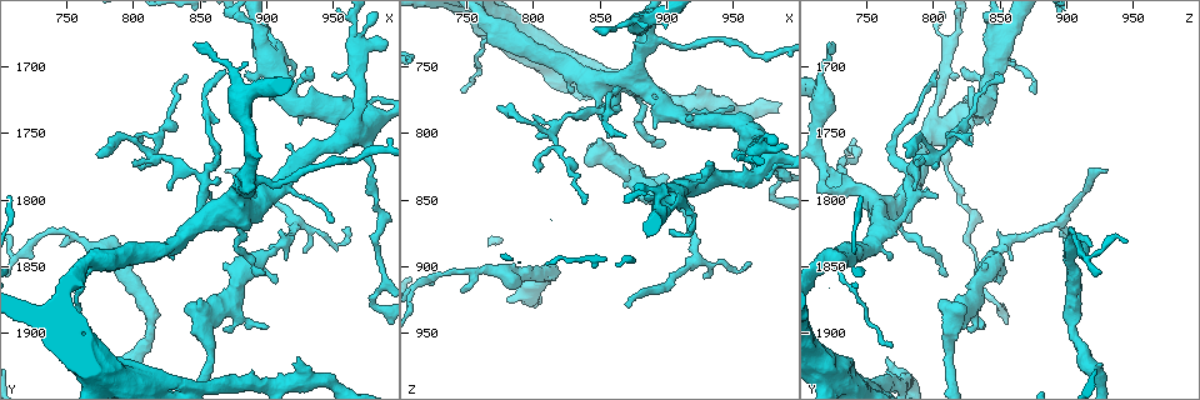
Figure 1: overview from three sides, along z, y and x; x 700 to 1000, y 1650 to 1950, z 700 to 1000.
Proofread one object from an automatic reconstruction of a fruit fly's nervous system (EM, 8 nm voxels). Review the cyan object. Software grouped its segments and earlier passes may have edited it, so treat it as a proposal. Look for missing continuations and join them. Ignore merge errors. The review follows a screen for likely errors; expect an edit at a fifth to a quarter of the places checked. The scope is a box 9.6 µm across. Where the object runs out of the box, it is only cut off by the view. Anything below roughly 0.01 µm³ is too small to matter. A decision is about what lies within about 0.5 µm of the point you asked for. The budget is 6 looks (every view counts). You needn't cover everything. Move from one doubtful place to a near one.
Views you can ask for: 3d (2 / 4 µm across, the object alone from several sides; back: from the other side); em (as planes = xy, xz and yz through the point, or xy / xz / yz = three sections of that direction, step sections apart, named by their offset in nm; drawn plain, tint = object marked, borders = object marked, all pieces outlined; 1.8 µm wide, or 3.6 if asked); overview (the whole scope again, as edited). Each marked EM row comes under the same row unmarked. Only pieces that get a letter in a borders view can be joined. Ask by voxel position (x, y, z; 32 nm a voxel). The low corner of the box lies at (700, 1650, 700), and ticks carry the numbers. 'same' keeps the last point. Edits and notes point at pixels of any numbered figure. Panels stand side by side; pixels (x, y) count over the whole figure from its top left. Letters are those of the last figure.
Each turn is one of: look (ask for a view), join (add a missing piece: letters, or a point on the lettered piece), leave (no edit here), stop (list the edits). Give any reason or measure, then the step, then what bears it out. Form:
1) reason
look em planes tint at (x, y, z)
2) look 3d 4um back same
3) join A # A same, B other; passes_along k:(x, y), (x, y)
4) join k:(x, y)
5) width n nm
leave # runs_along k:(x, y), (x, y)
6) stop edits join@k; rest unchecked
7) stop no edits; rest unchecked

look em planes borders at (864, 1812, 760)

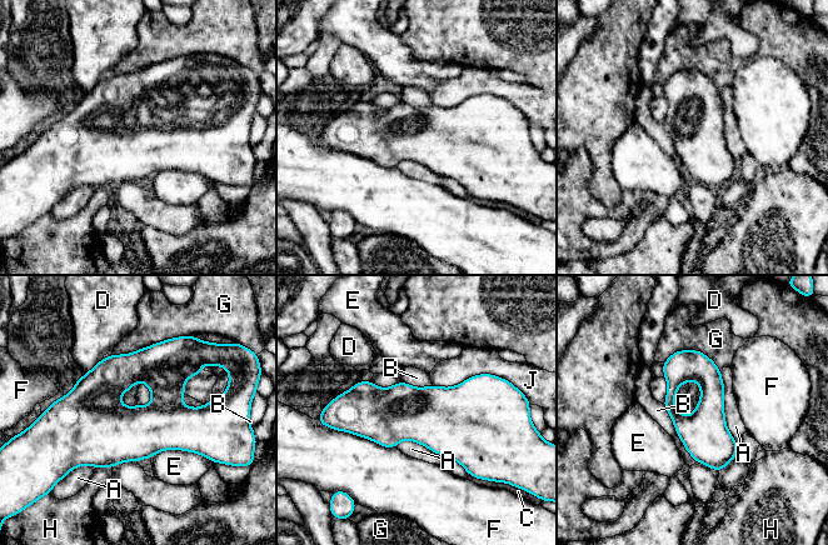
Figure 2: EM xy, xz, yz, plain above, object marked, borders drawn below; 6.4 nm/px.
leave # A other, B other, C other, D other, E other, F other, G other, H other, J other; runs_along 2:(682, 353), (711, 383), (719, 466); none of them fits

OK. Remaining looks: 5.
narrows sharply
look em xy step 16 borders at (922, 1818, 894)

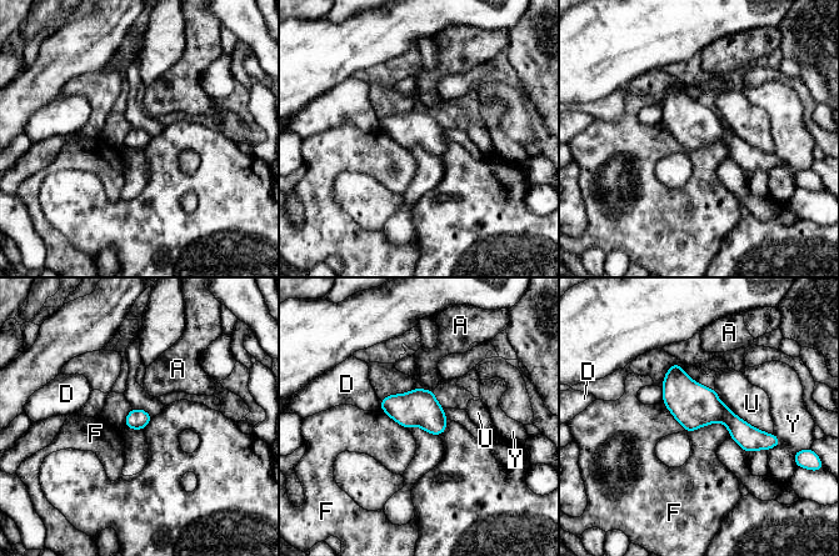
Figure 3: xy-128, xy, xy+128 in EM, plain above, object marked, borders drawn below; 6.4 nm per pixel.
look em yz step 4 borders same

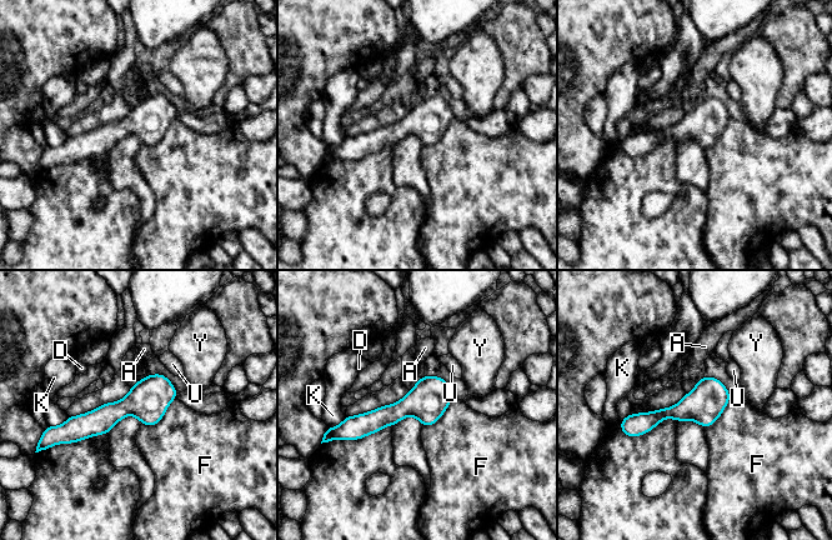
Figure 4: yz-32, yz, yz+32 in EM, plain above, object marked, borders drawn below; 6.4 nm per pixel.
longest_contact F 300 nm
leave # A other, D other, F other, K other, U other, Y other; none of them fits

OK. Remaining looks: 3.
an open end
look 3d 2um at (922, 1916, 766)

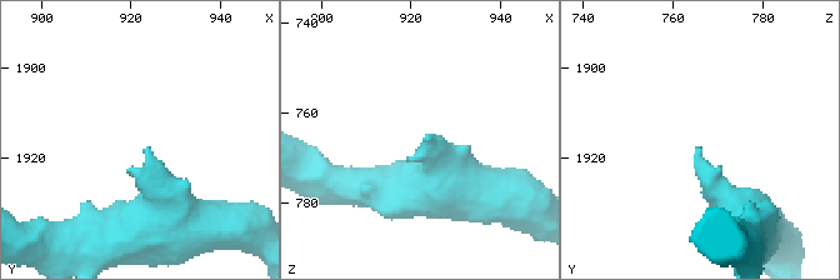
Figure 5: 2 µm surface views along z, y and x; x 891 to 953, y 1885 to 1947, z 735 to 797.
need the tissue
look em xy step 4 tint at (924, 1917, 766)

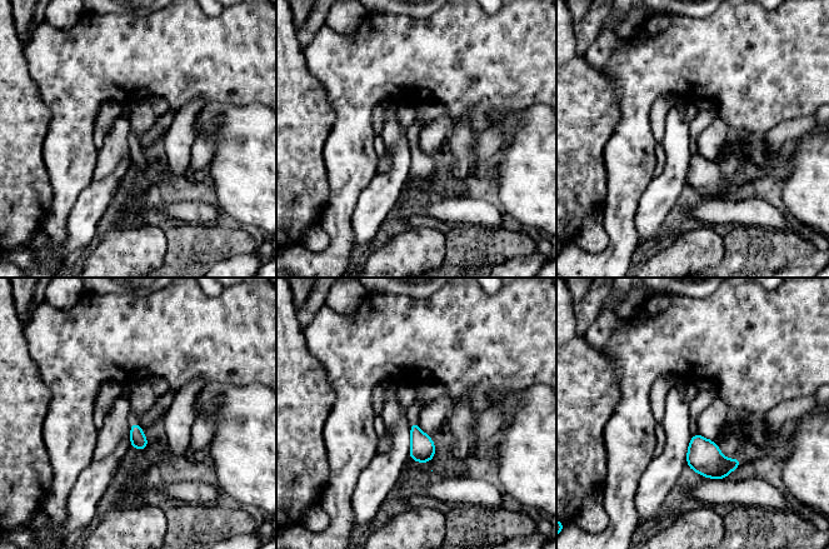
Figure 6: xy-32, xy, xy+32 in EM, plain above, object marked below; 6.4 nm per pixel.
cut it another way
look em planes borders same

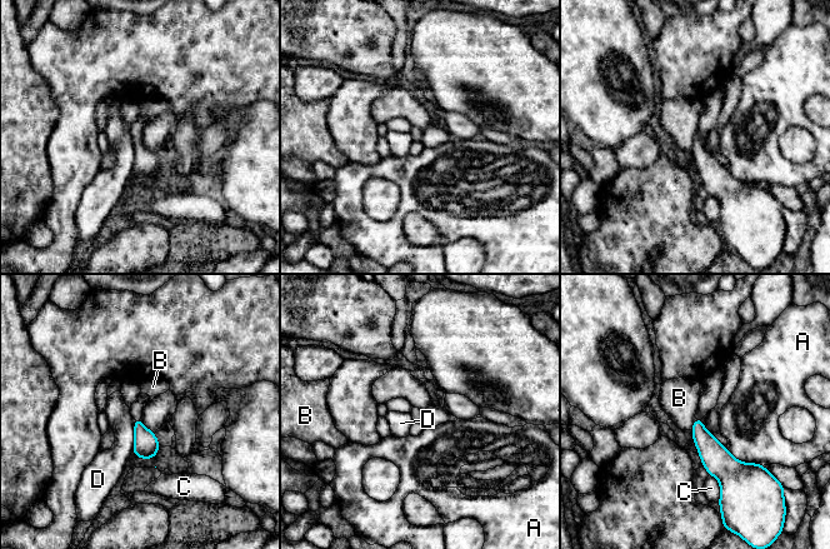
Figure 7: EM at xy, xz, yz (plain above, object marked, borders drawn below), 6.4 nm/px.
leave # A other, B other, C other, D other; border 7:(695, 418), (690, 429); no lettered piece goes on from it

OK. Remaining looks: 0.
stop no edits; rest unchecked

